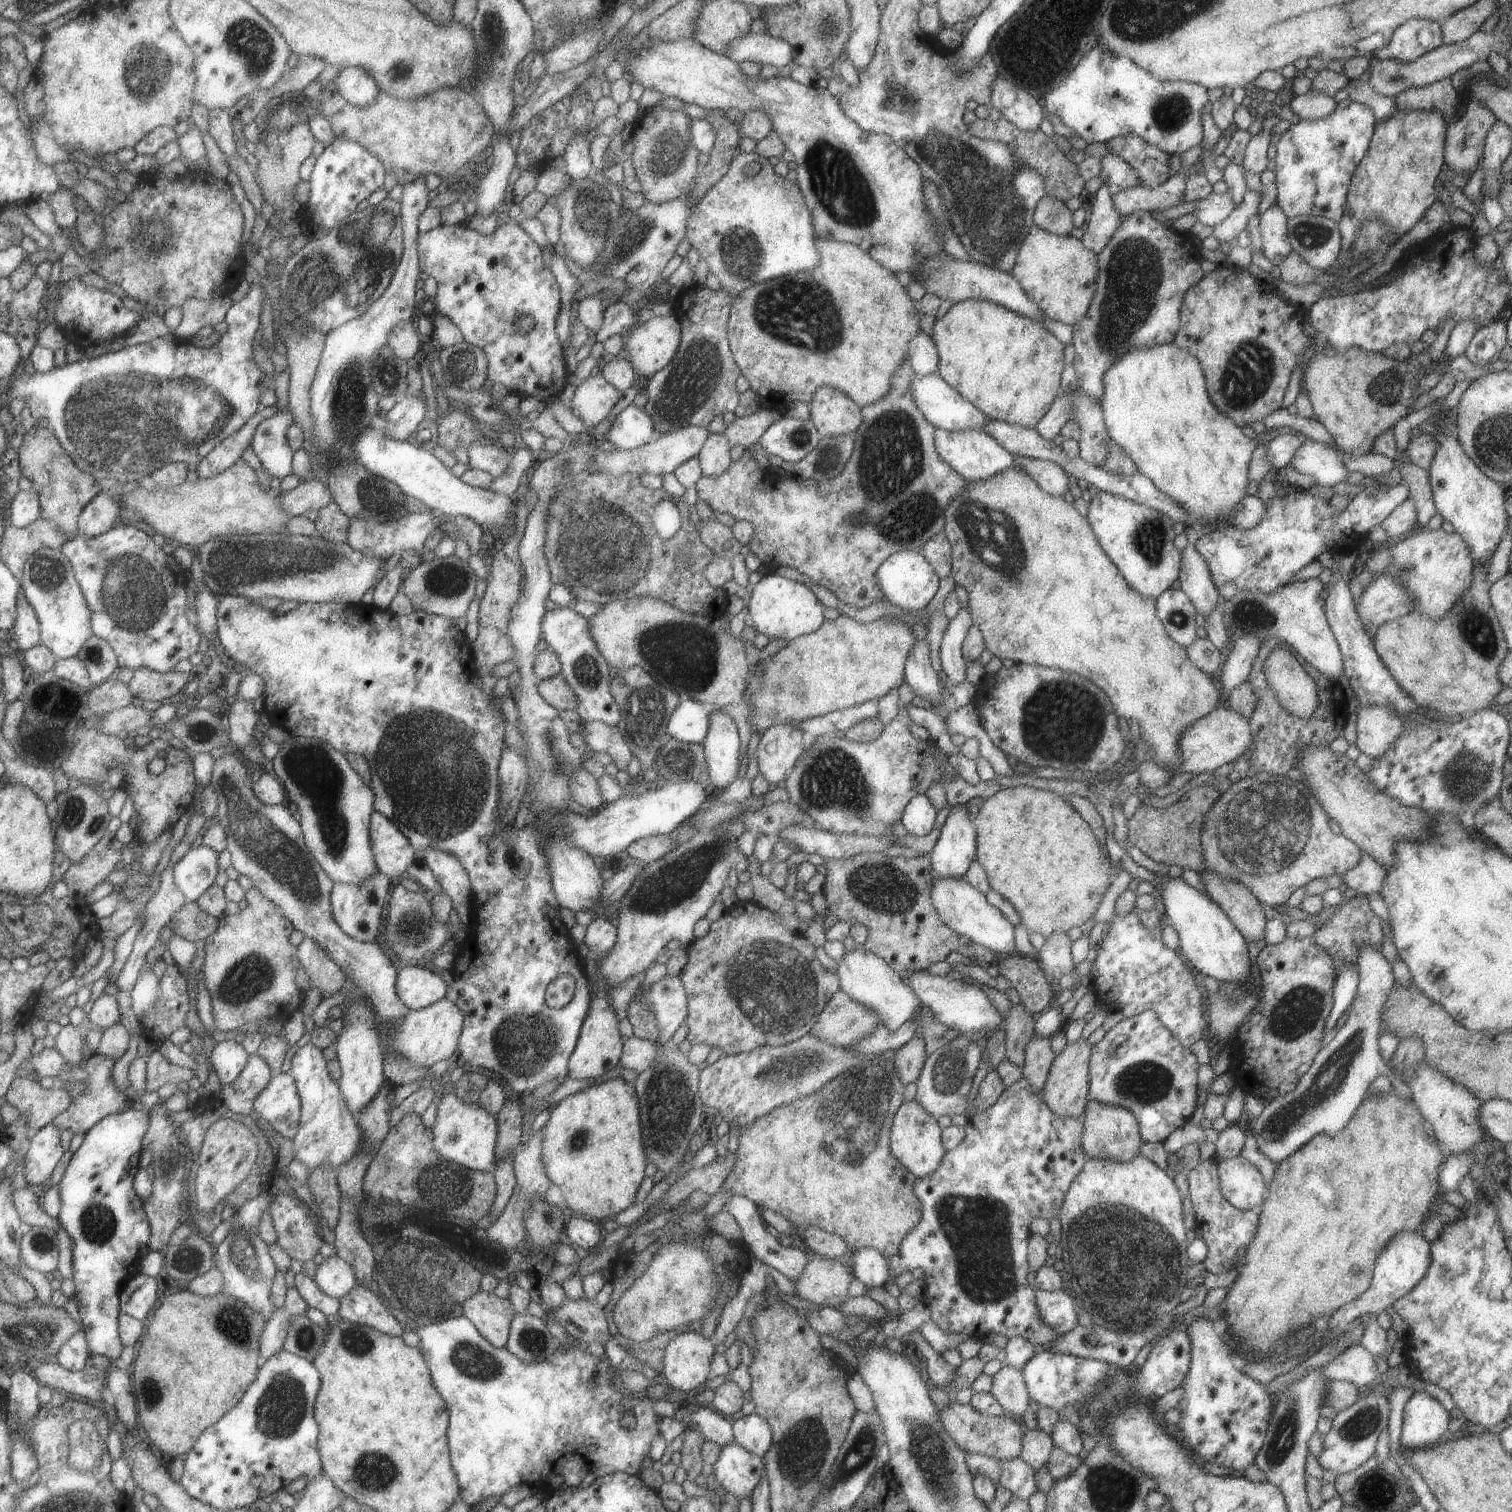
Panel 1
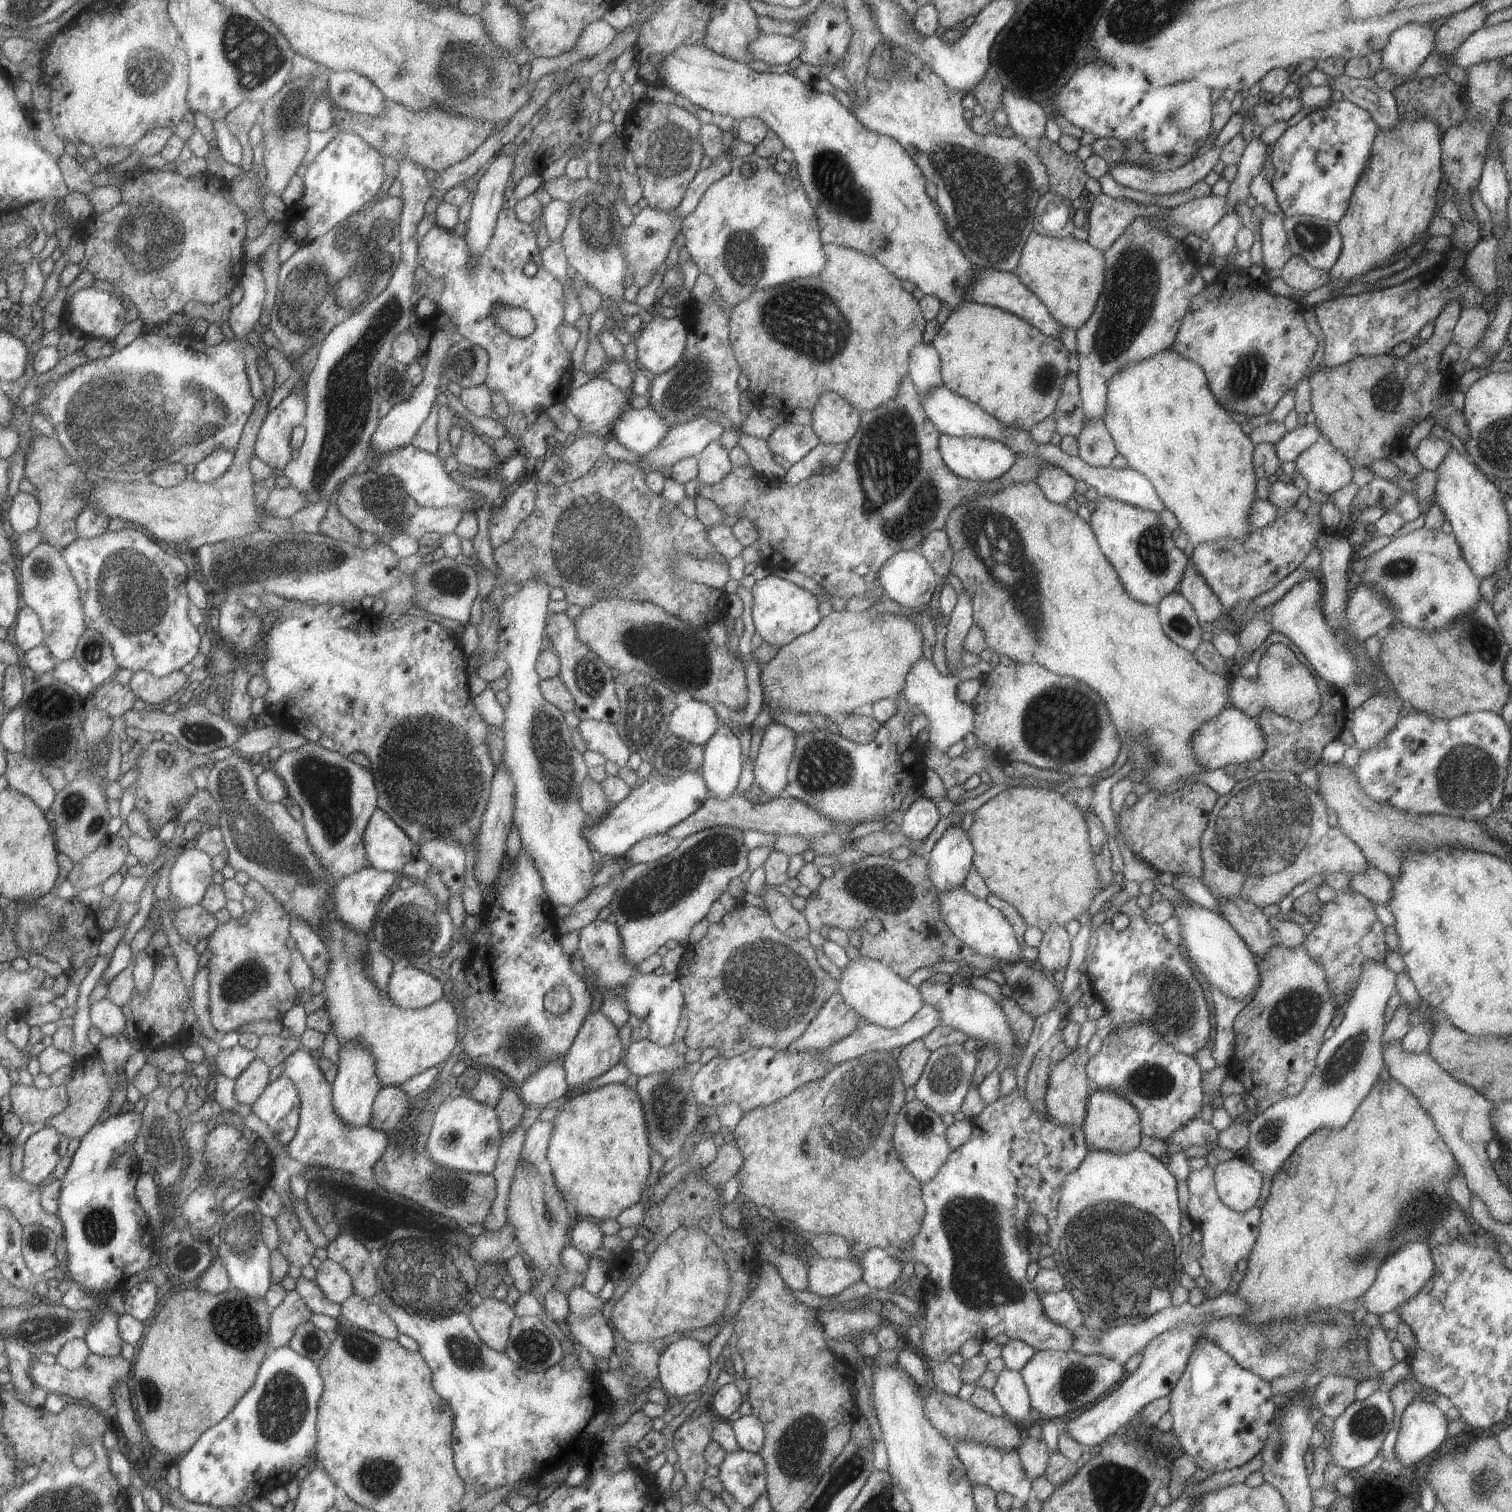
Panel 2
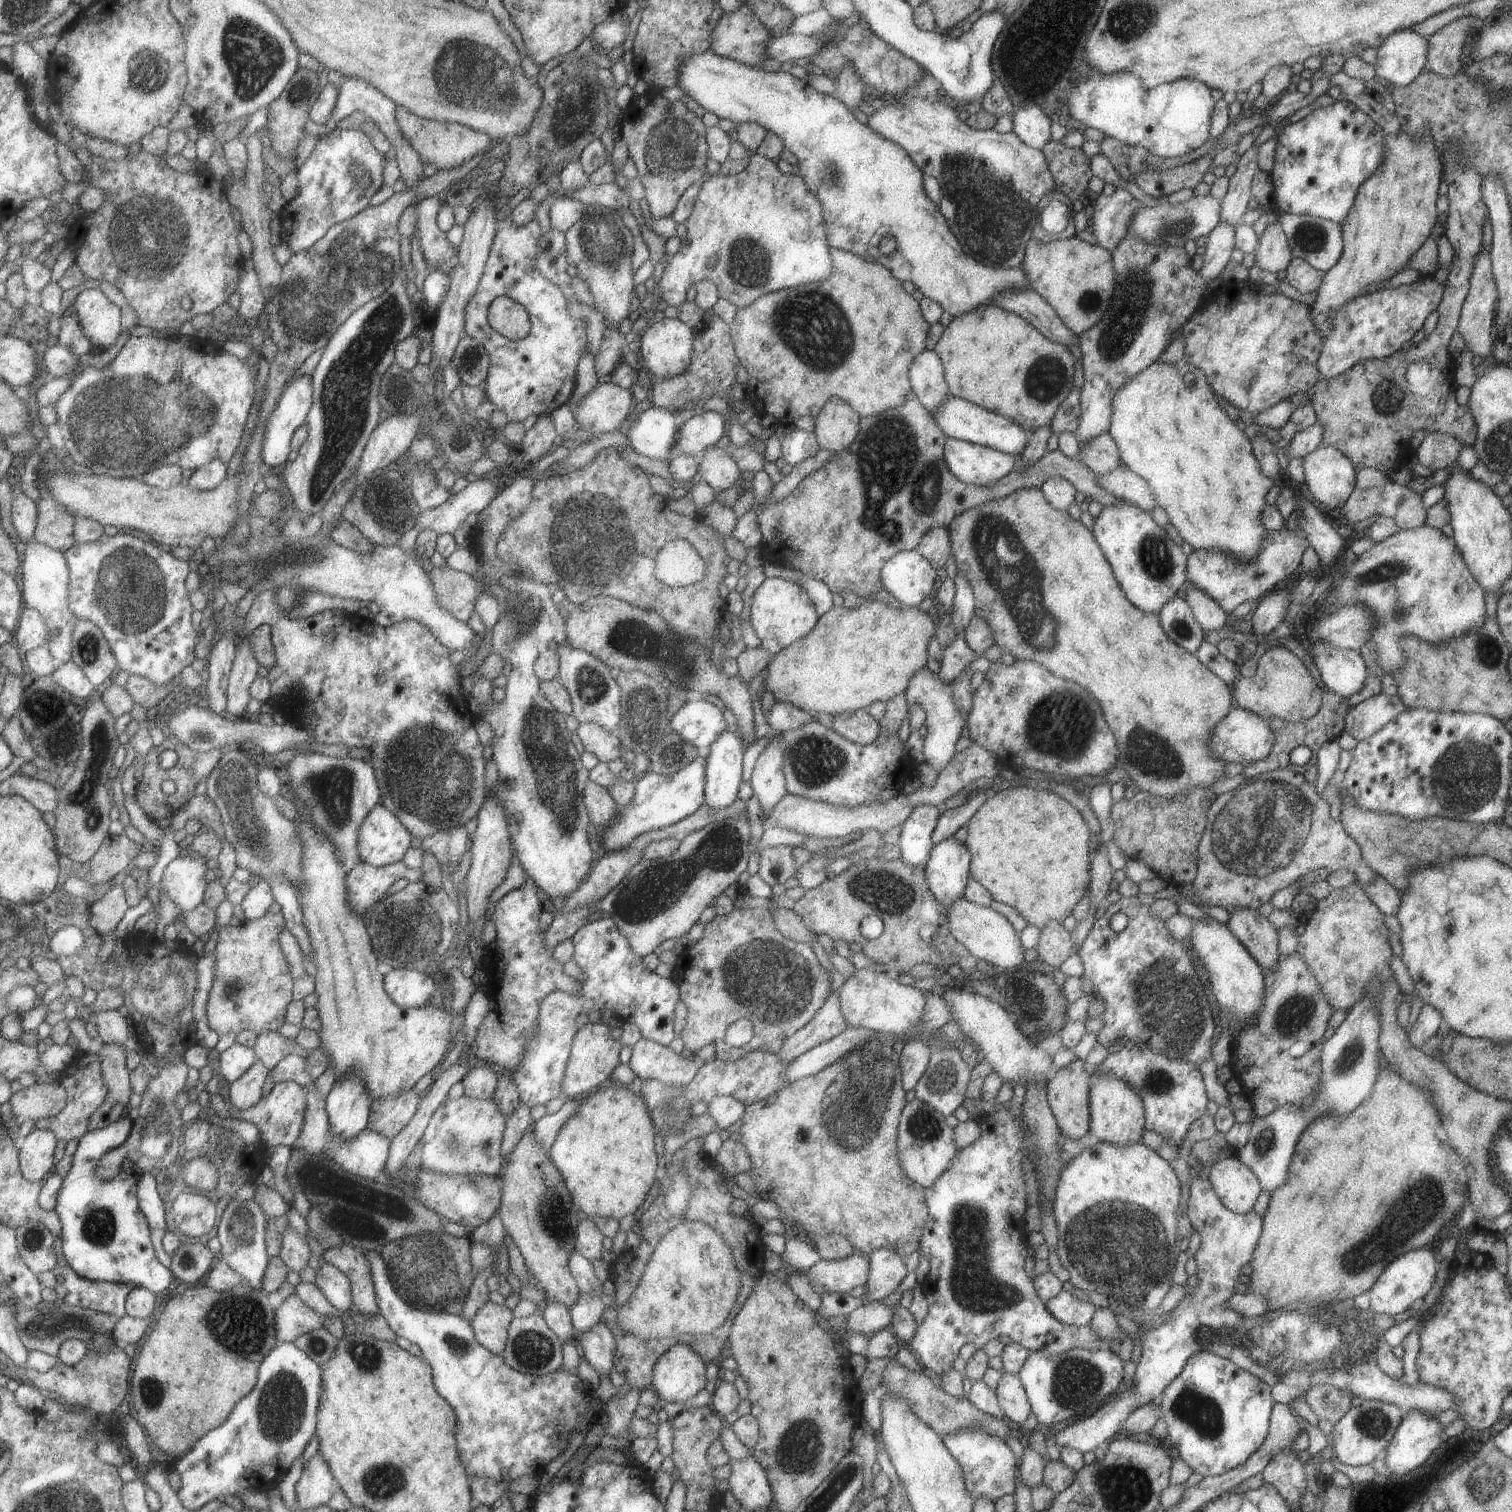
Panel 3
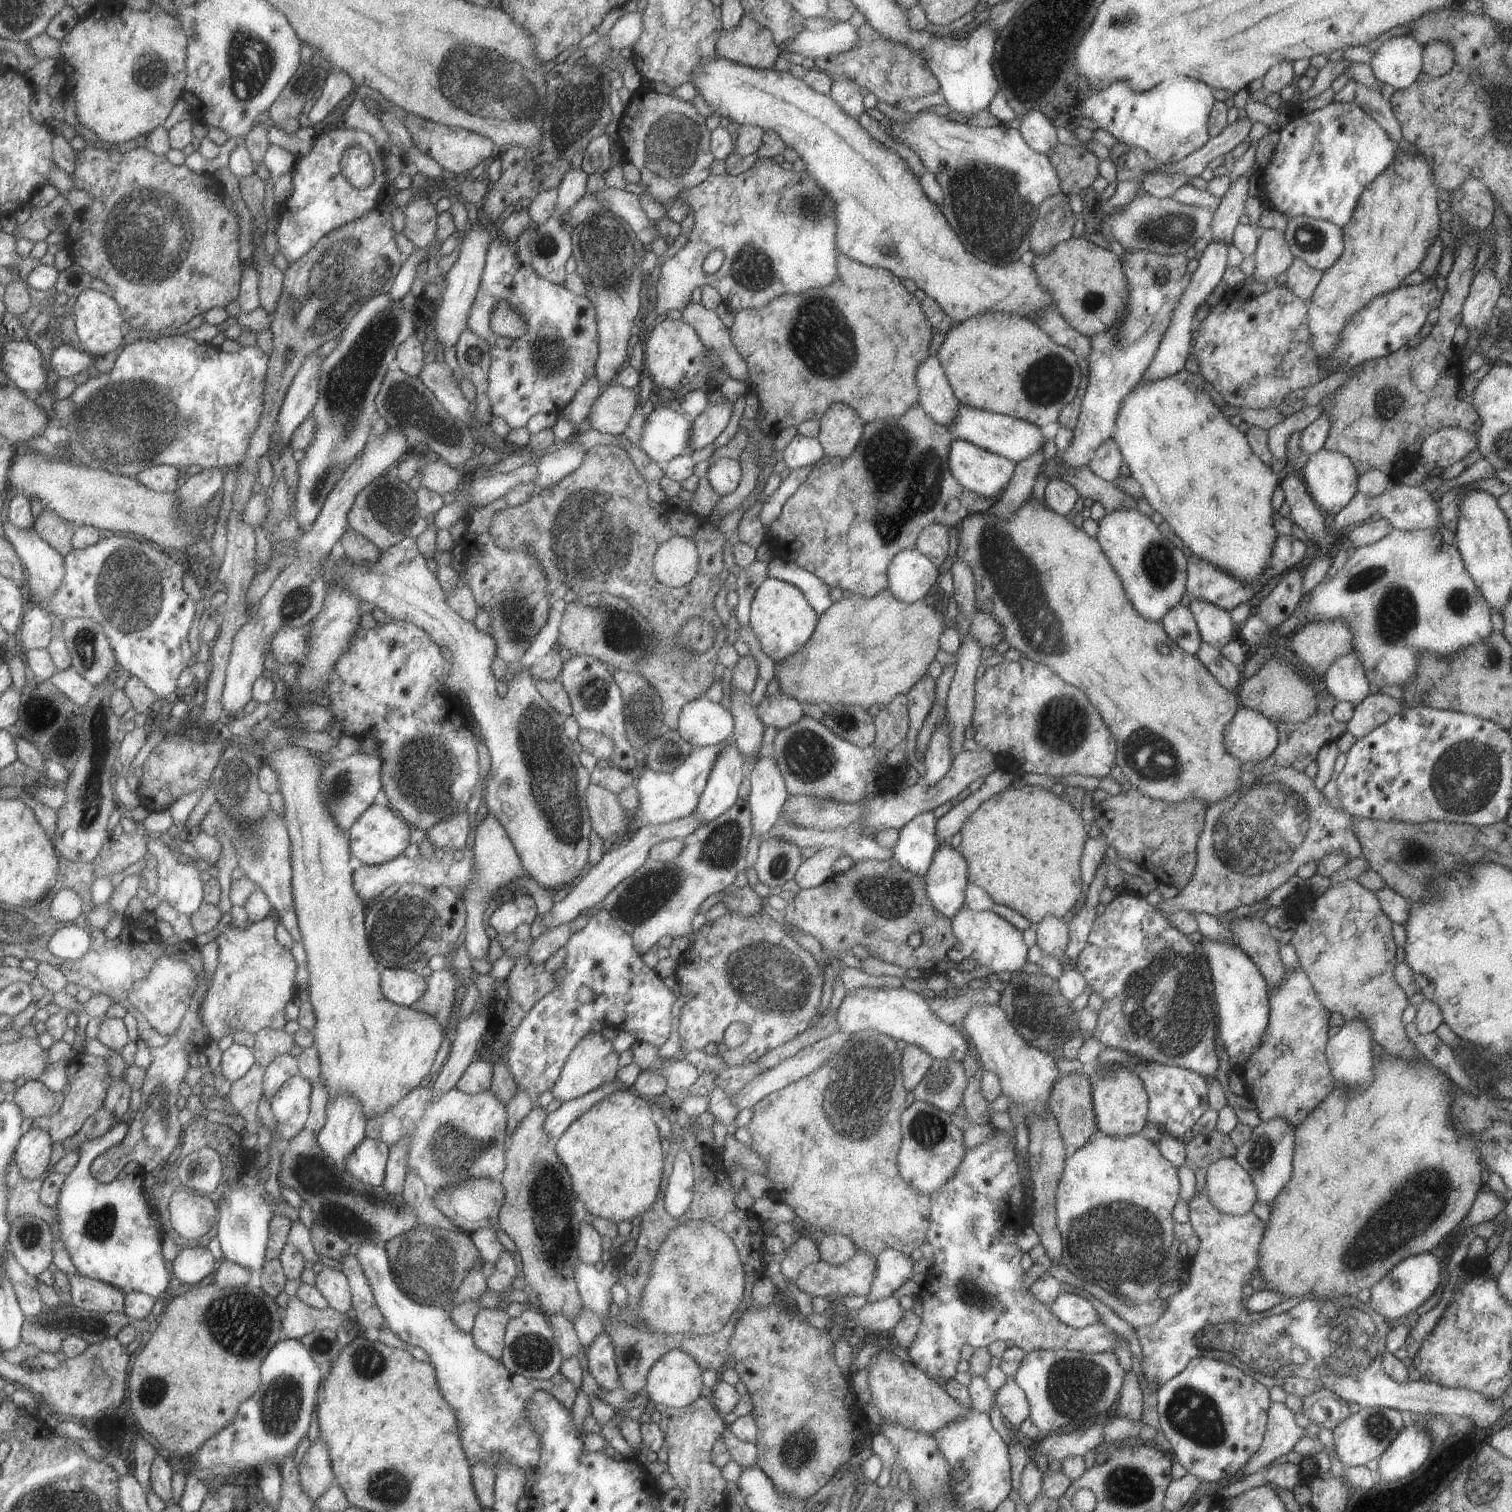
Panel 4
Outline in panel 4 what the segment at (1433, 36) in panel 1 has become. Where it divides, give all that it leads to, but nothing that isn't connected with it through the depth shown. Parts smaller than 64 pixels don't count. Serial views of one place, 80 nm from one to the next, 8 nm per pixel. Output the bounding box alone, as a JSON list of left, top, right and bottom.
[1370,35,1422,89]

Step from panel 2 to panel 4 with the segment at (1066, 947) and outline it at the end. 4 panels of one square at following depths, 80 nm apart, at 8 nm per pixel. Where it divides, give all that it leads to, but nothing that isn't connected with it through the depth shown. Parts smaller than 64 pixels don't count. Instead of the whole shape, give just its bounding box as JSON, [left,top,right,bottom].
[1035,915,1068,961]

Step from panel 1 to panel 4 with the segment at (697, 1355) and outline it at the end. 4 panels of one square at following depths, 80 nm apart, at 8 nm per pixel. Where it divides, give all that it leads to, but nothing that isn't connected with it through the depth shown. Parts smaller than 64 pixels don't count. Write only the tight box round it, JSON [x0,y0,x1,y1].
[642,1349,703,1408]

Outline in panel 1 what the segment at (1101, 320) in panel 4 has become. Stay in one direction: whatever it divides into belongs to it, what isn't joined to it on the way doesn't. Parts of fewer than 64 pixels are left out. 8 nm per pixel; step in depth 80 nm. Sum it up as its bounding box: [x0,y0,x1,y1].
[1010,223,1097,326]

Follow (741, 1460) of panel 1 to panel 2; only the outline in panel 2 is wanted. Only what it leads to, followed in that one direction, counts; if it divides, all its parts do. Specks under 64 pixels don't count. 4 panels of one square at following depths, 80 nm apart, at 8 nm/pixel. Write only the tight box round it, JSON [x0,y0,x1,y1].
[717,1449,766,1507]

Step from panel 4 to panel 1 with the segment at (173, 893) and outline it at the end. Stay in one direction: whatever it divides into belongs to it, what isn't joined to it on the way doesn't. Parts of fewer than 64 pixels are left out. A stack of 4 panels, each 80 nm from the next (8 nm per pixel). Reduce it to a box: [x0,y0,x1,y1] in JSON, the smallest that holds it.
[176,844,219,901]

